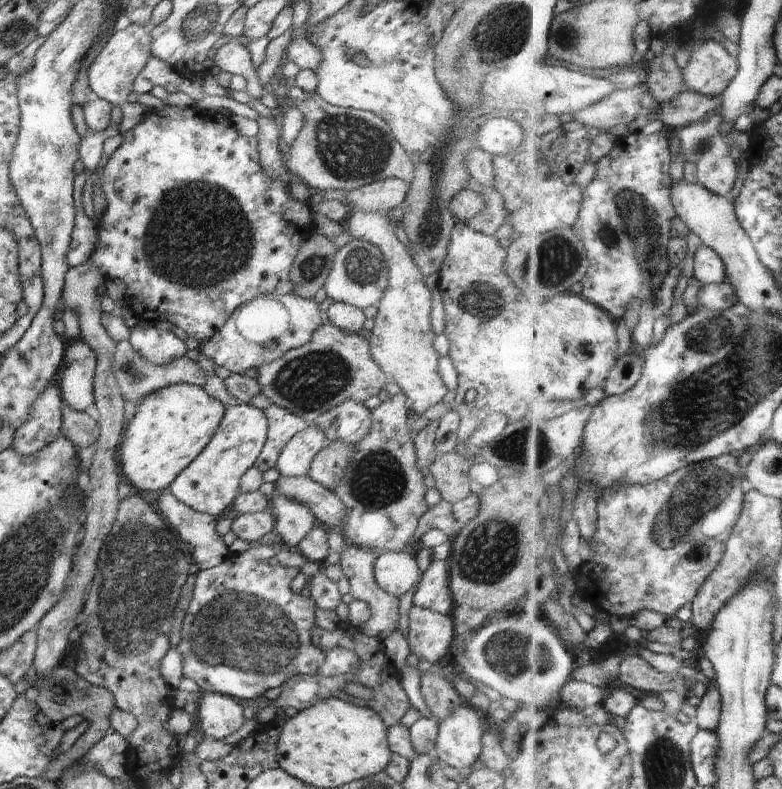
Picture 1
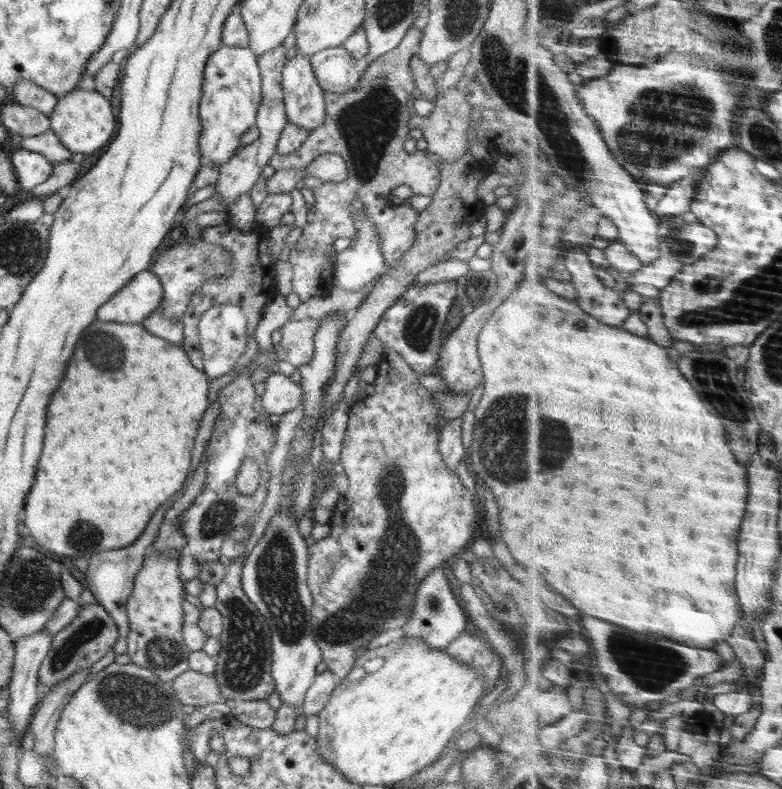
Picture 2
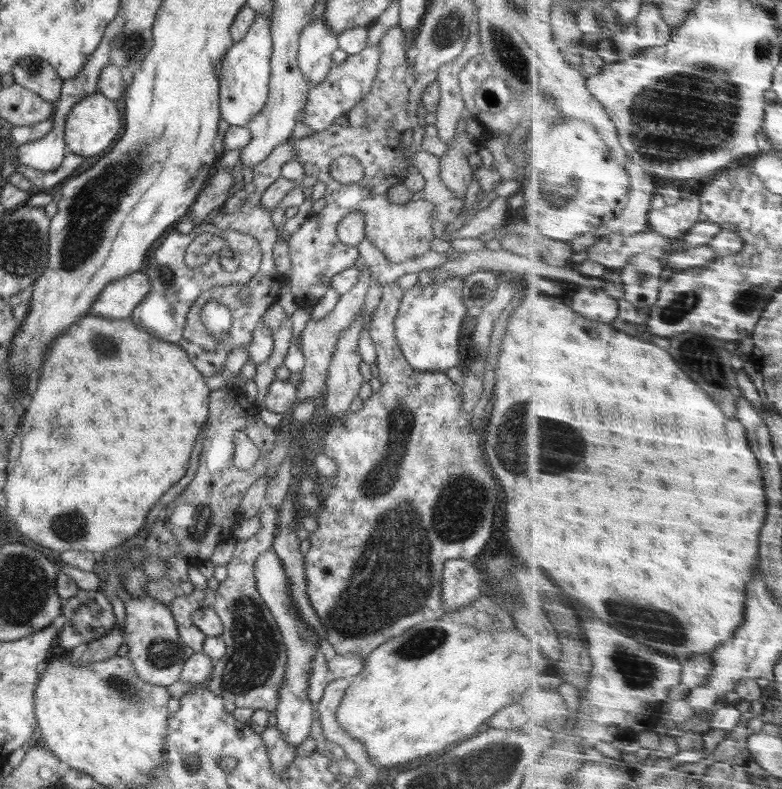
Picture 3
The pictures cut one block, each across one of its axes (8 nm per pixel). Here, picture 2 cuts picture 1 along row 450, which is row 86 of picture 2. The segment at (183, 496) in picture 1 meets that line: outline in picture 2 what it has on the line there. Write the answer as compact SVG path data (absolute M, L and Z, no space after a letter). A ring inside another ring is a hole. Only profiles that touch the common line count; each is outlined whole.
M224 46L210 53L204 67L202 100L198 108L202 121L202 134L198 140L202 161L209 160L222 167L241 147L242 135L255 127L256 114L262 102L262 83L257 62L257 56L249 47Z

